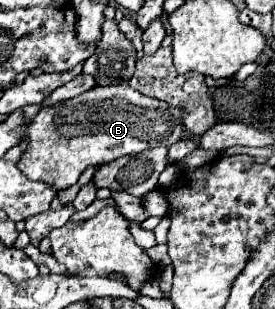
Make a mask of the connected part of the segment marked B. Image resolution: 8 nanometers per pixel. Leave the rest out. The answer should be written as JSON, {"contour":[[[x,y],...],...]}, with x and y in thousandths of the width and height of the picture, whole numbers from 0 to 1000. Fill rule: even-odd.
{"contour":[[[469,269],[353,275],[273,320],[156,346],[98,398],[76,450],[98,456],[98,476],[69,515],[69,547],[120,579],[120,528],[135,528],[135,547],[164,560],[142,586],[200,618],[273,599],[287,566],[331,534],[404,528],[425,508],[578,469],[629,469],[615,456],[615,340],[513,307]]]}

